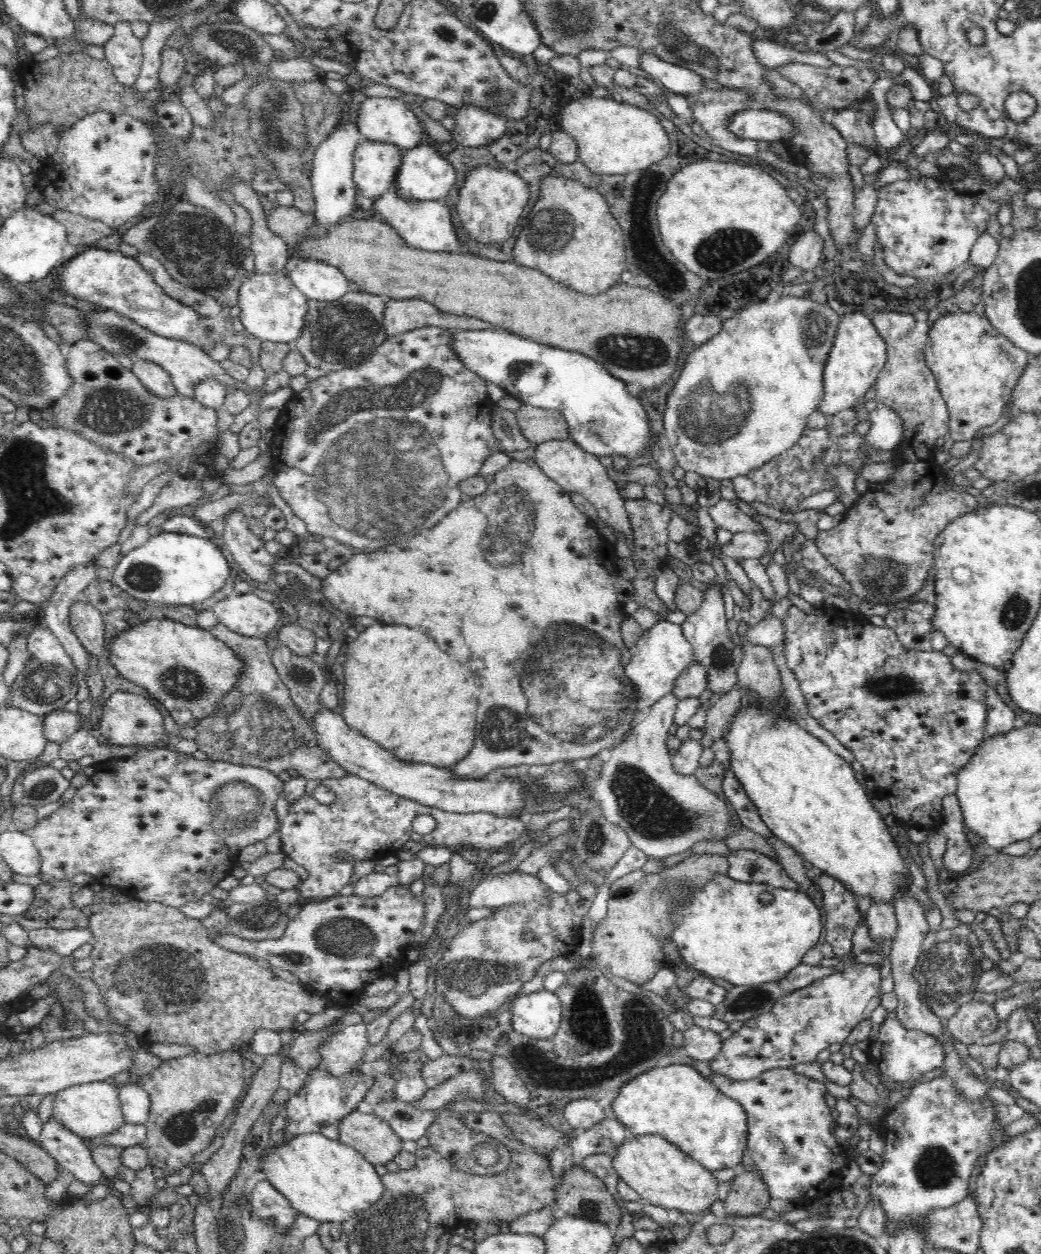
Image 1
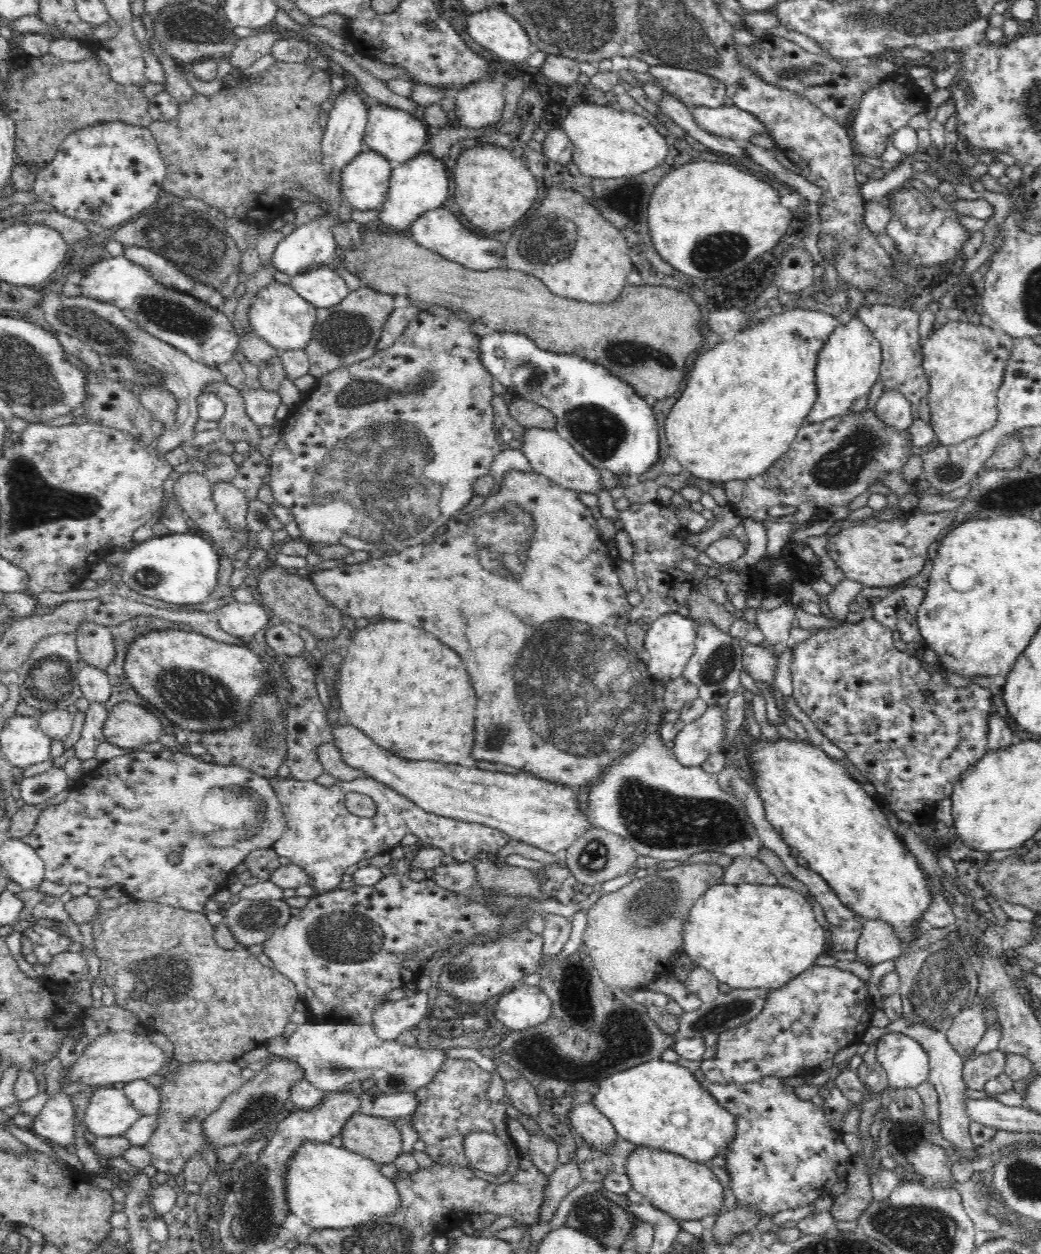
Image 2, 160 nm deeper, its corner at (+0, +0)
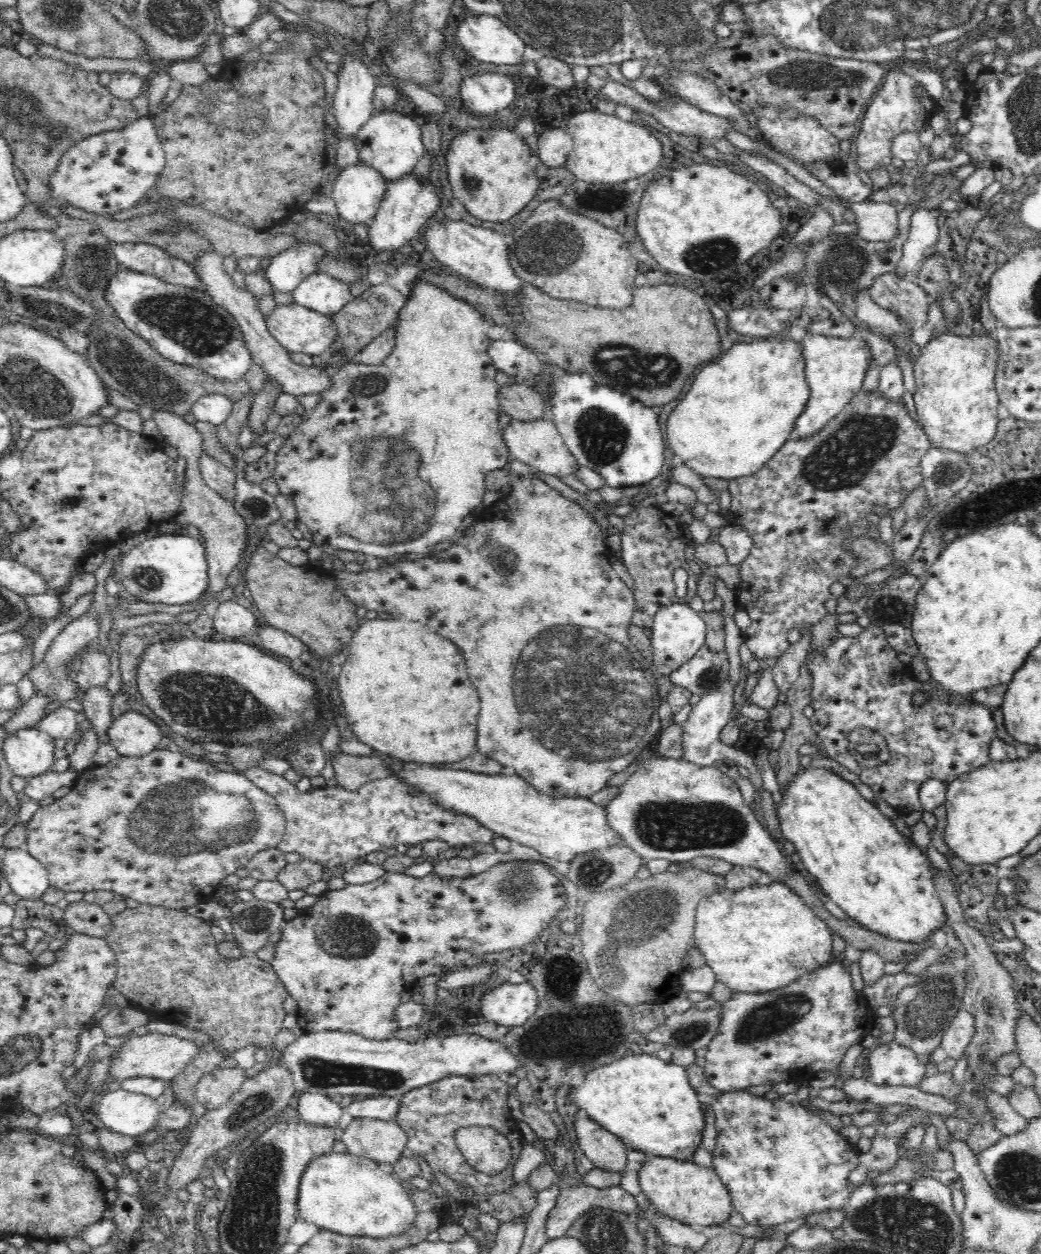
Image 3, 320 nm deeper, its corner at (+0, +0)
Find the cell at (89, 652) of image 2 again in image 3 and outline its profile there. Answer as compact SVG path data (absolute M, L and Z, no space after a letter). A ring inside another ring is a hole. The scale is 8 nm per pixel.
M105 650L86 652L74 679L83 693L94 686L106 686L110 678L110 656Z

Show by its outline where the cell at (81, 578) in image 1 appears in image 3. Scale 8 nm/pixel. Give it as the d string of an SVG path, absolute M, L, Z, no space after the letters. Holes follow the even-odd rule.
M94 686L83 695L83 712L101 744L109 743L108 728L115 719L111 713L112 699L105 686Z

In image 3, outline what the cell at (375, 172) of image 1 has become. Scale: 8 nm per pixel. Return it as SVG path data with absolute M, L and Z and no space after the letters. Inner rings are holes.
M359 161L341 170L330 194L340 221L364 224L372 220L386 194L388 182L371 166Z

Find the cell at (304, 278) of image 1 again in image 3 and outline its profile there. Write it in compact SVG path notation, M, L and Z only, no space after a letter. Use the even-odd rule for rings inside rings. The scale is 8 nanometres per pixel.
M319 272L307 276L292 293L296 304L328 316L338 314L354 298L345 282Z

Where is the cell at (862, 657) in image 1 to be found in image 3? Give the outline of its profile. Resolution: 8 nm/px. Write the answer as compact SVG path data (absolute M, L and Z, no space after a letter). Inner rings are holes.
M876 625L864 628L856 637L840 635L830 648L815 649L810 654L808 669L812 679L810 705L814 708L809 718L817 736L823 740L823 746L830 759L854 772L861 782L870 786L877 798L885 800L899 816L909 819L917 817L922 811L919 801L919 788L923 782L931 778L949 782L960 781L961 775L966 775L976 768L990 763L989 748L996 736L996 723L992 717L992 710L976 703L956 705L950 703L942 687L933 680L920 681L912 672L910 665L906 665L896 658L897 652L887 641L886 633ZM916 690L929 694L929 699L922 705L914 705L912 696ZM864 727L882 734L889 748L889 760L875 767L858 765L852 754L848 752L849 732Z

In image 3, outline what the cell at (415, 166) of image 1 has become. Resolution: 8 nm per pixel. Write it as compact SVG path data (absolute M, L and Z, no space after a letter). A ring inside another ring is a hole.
M413 173L392 180L387 184L386 194L371 220L368 249L373 254L398 250L408 250L416 239L421 226L432 217L441 206L442 198L429 180L419 180Z

